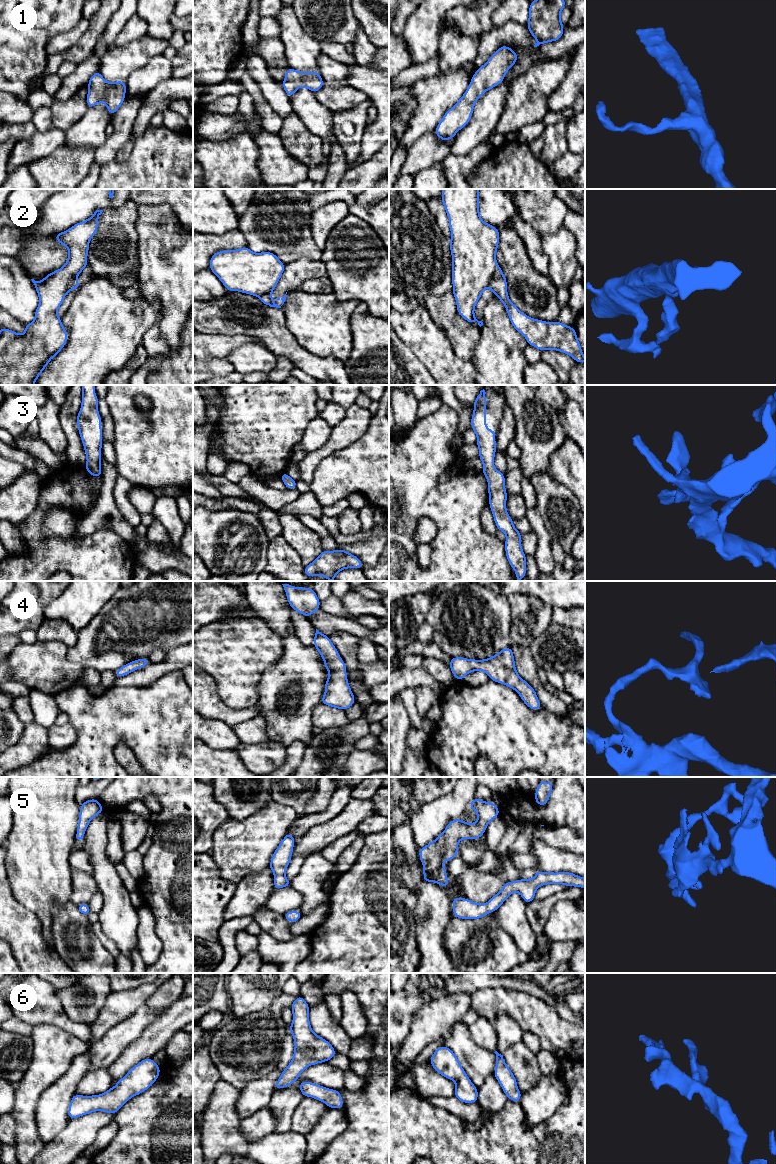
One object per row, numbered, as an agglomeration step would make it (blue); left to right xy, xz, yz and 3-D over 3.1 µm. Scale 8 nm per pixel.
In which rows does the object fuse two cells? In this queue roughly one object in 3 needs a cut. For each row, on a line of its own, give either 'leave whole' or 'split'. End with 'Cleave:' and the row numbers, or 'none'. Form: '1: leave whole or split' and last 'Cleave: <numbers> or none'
1: leave whole
2: split
3: leave whole
4: leave whole
5: leave whole
6: leave whole
Cleave: 2

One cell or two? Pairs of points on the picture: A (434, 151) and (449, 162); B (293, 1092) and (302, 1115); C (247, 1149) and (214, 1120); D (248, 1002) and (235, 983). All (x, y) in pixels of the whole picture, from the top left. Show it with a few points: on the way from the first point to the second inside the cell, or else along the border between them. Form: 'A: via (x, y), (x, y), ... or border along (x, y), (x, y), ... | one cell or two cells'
A: border along (450, 152), (441, 162) | two cells
B: border along (304, 1097), (295, 1108), (289, 1127) | two cells
C: via (239, 1145), (222, 1128) | one cell
D: via (248, 997), (240, 988) | one cell

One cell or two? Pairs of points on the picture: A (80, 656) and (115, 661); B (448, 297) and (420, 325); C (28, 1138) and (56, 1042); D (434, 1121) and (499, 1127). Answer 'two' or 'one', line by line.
A: one
B: two
C: one
D: one

